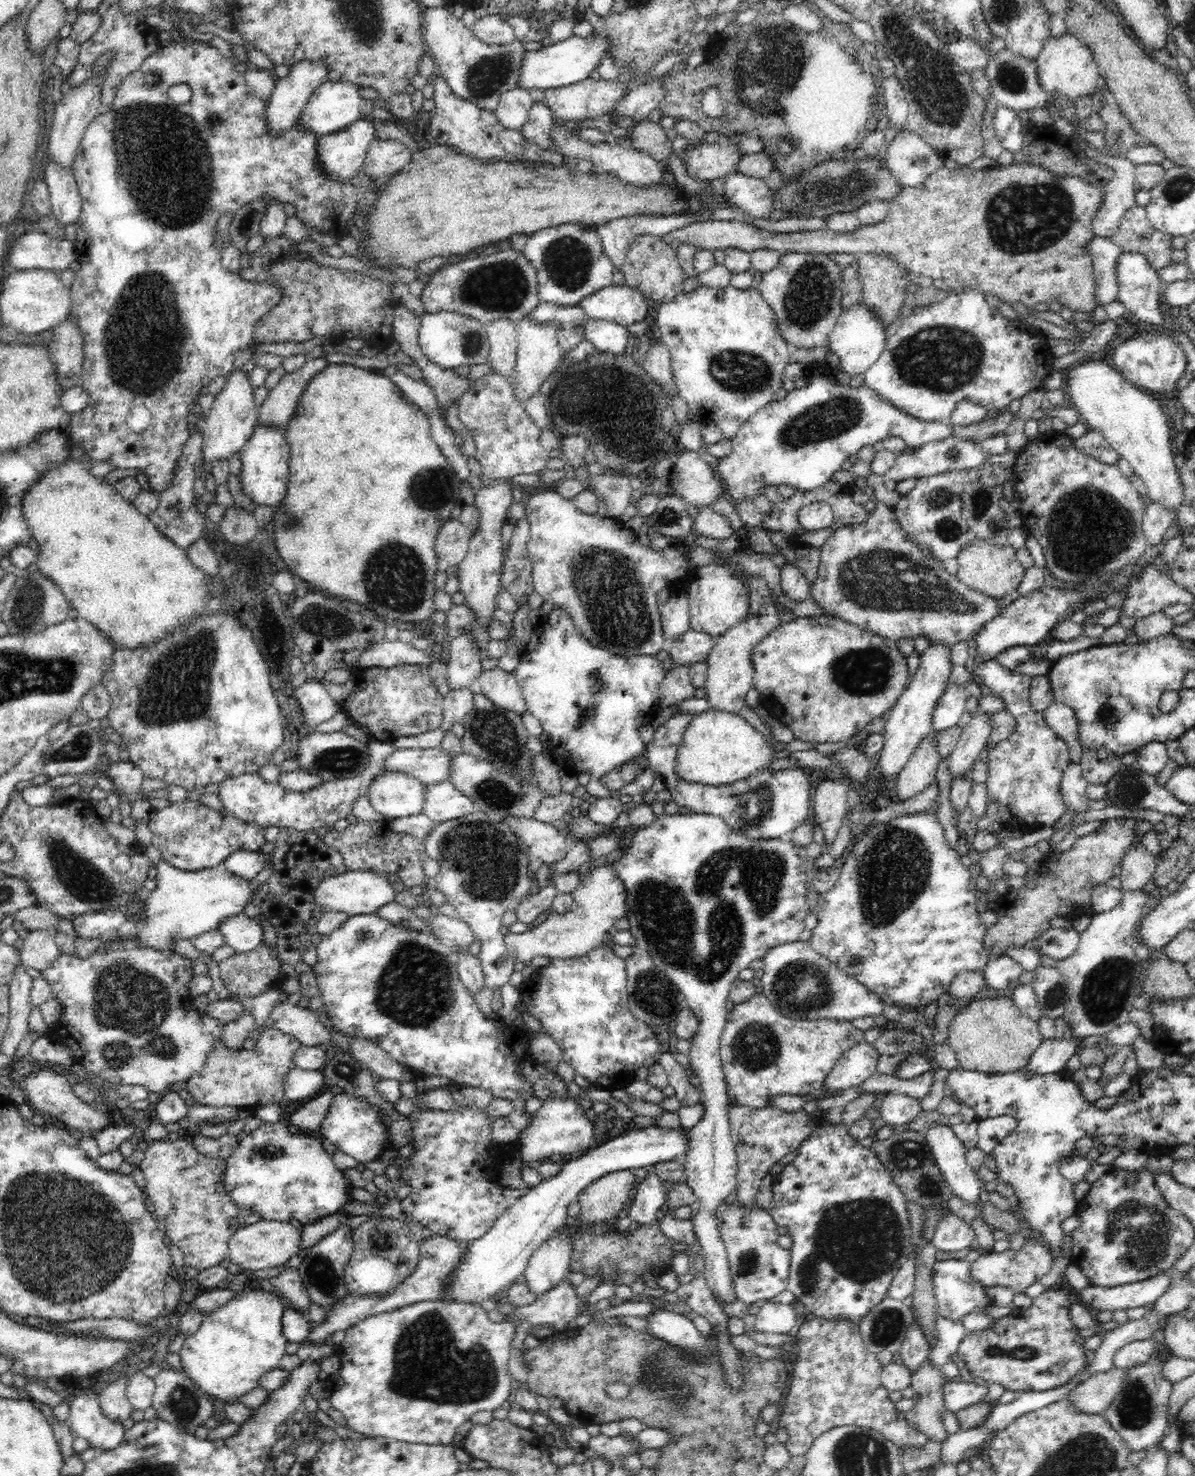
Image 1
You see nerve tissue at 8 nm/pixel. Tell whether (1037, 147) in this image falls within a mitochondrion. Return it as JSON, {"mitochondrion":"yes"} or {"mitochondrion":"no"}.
{"mitochondrion":"no"}

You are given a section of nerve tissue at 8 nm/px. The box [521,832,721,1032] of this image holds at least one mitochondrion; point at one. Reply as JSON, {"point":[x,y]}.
{"point":[653,994]}

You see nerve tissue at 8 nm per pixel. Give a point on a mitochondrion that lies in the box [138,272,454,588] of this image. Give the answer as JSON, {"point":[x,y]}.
{"point":[176,509]}

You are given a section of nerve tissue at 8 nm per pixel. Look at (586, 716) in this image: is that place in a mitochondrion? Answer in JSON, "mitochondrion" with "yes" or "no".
{"mitochondrion":"yes"}

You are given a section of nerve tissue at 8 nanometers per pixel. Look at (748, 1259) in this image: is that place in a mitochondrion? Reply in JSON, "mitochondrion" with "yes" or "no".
{"mitochondrion":"yes"}

